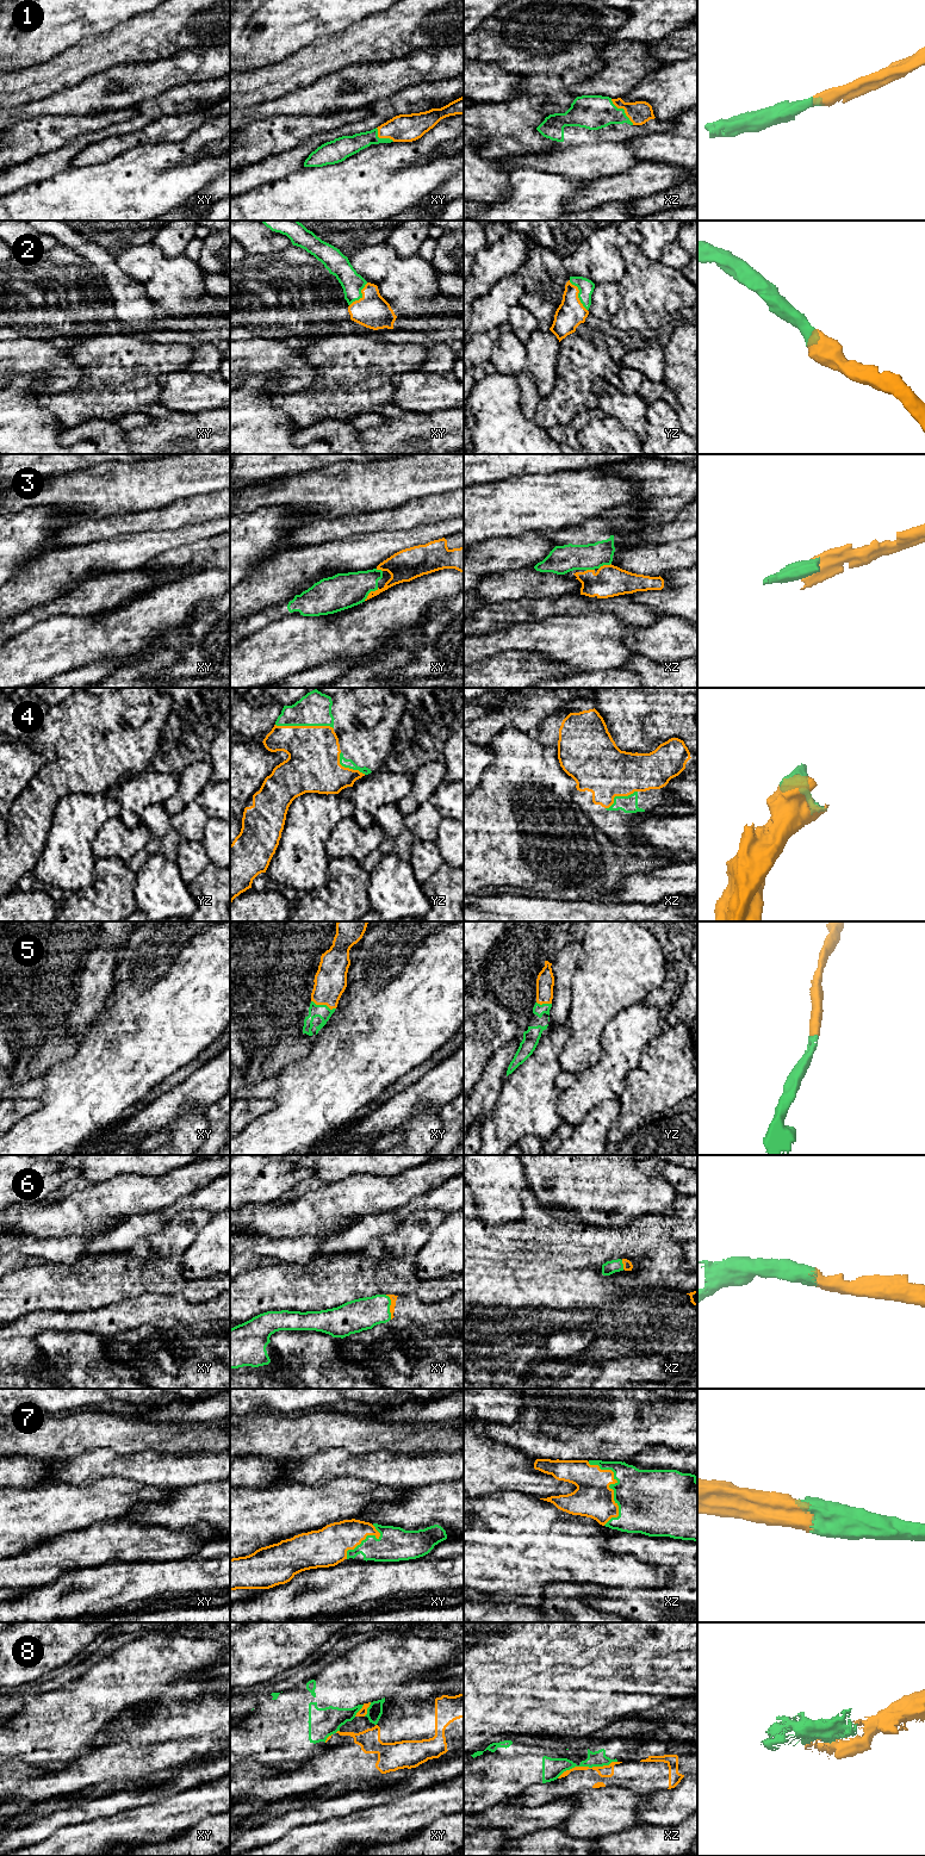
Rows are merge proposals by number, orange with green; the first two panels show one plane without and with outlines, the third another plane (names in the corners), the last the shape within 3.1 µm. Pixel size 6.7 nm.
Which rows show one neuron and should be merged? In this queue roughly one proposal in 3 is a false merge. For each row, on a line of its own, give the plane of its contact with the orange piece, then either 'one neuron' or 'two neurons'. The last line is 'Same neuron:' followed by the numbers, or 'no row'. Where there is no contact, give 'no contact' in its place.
1: xz | one neuron
2: yz | one neuron
3: xy | two neurons
4: yz | one neuron
5: xy | one neuron
6: xy | one neuron
7: xz | one neuron
8: xz | two neurons
Same neuron: 1, 2, 4, 5, 6, 7

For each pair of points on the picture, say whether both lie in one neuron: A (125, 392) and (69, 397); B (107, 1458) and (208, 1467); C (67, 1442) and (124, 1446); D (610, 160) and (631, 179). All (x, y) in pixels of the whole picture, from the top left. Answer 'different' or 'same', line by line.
A: same
B: same
C: same
D: different

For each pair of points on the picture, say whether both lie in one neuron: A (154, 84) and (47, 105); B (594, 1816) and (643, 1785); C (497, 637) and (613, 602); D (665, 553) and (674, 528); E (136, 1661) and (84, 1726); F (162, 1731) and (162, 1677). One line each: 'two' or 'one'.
A: one
B: two
C: two
D: two
E: one
F: two

